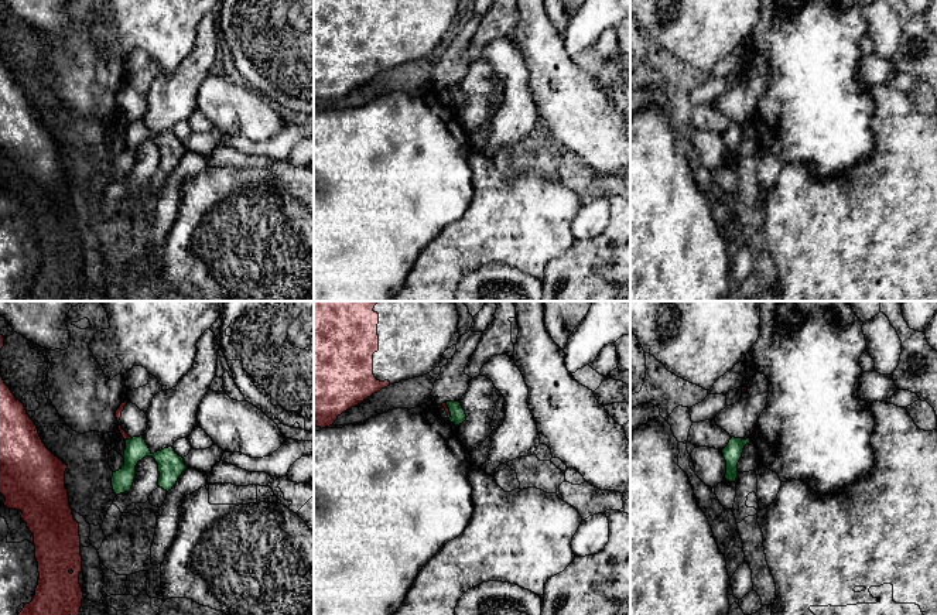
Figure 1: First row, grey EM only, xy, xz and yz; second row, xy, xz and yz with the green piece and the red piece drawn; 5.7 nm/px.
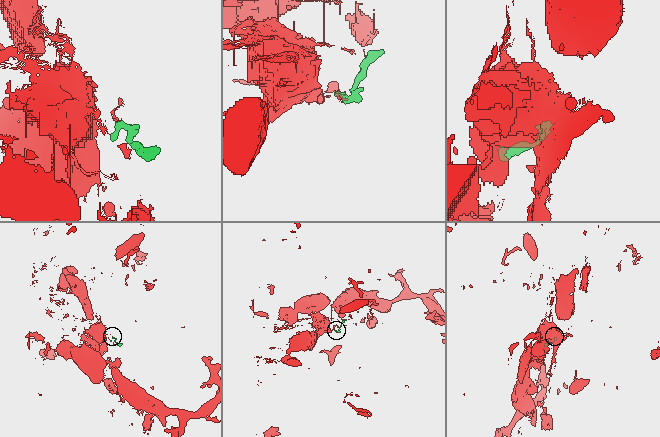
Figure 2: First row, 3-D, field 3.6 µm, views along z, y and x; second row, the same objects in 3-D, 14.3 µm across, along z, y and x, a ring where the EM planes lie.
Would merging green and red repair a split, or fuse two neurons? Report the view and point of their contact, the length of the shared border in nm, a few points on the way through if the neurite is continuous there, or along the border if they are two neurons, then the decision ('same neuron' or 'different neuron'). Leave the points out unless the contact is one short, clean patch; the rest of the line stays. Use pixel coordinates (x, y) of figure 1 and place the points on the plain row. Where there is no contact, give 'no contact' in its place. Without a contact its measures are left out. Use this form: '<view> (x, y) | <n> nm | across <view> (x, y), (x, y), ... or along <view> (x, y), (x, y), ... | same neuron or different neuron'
xz (448, 91) | 60 nm | along xz (445, 86), (450, 95) | different neuron

